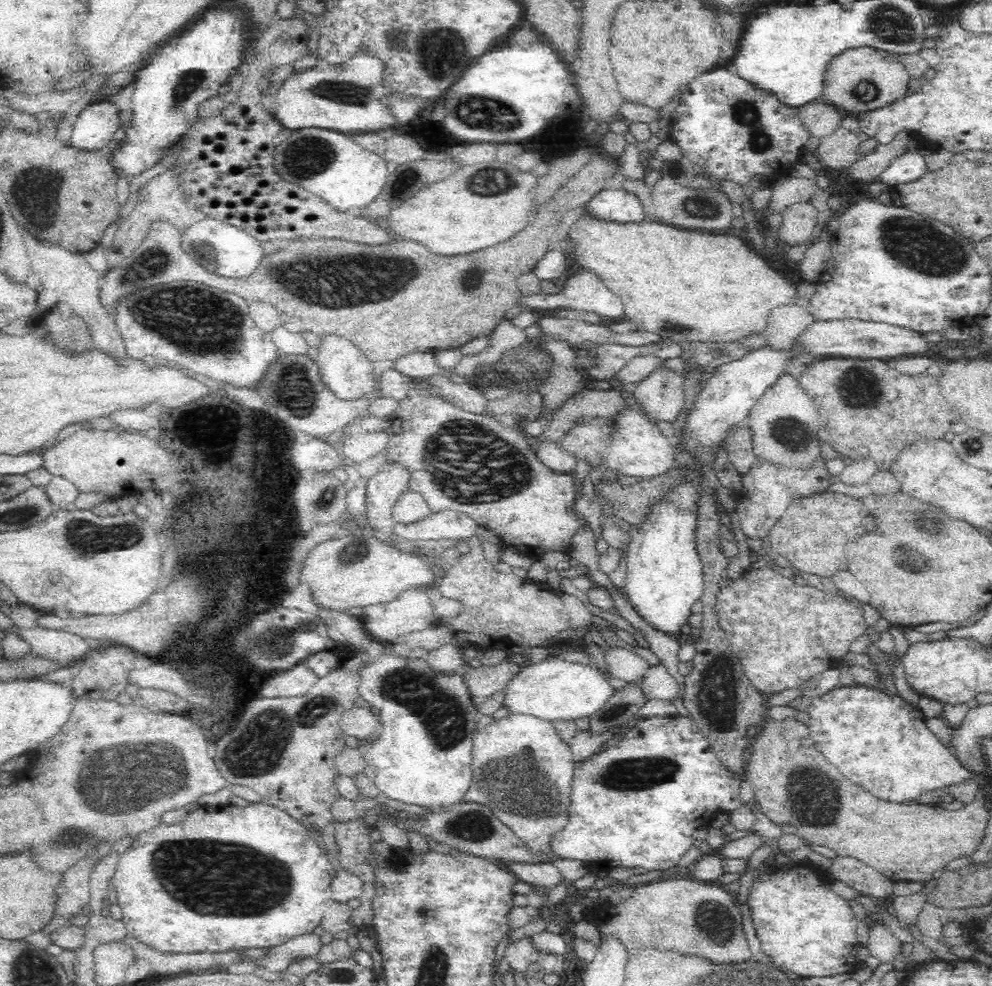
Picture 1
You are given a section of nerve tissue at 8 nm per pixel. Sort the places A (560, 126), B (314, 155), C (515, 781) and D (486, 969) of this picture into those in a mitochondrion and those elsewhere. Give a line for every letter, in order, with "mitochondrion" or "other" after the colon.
A: other
B: mitochondrion
C: mitochondrion
D: other

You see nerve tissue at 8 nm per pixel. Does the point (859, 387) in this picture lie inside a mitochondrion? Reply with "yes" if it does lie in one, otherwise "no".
yes

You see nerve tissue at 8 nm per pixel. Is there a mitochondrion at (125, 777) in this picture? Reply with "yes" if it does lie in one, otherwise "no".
yes

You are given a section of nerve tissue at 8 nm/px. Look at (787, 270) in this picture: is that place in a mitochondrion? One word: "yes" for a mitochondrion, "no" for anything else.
no

